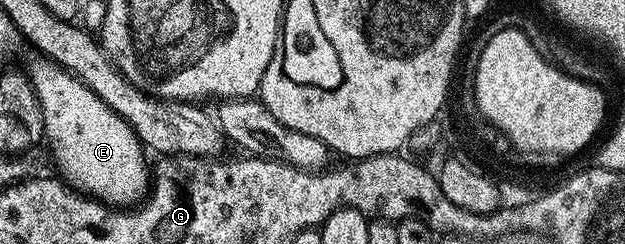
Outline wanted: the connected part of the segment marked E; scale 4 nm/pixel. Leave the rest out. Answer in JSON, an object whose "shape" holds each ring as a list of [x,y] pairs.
{"shape":[[[38,58],[28,75],[42,103],[45,139],[54,147],[61,179],[109,203],[137,205],[152,187],[152,168],[146,165],[148,152],[133,126],[109,108],[82,77],[49,58]]]}

